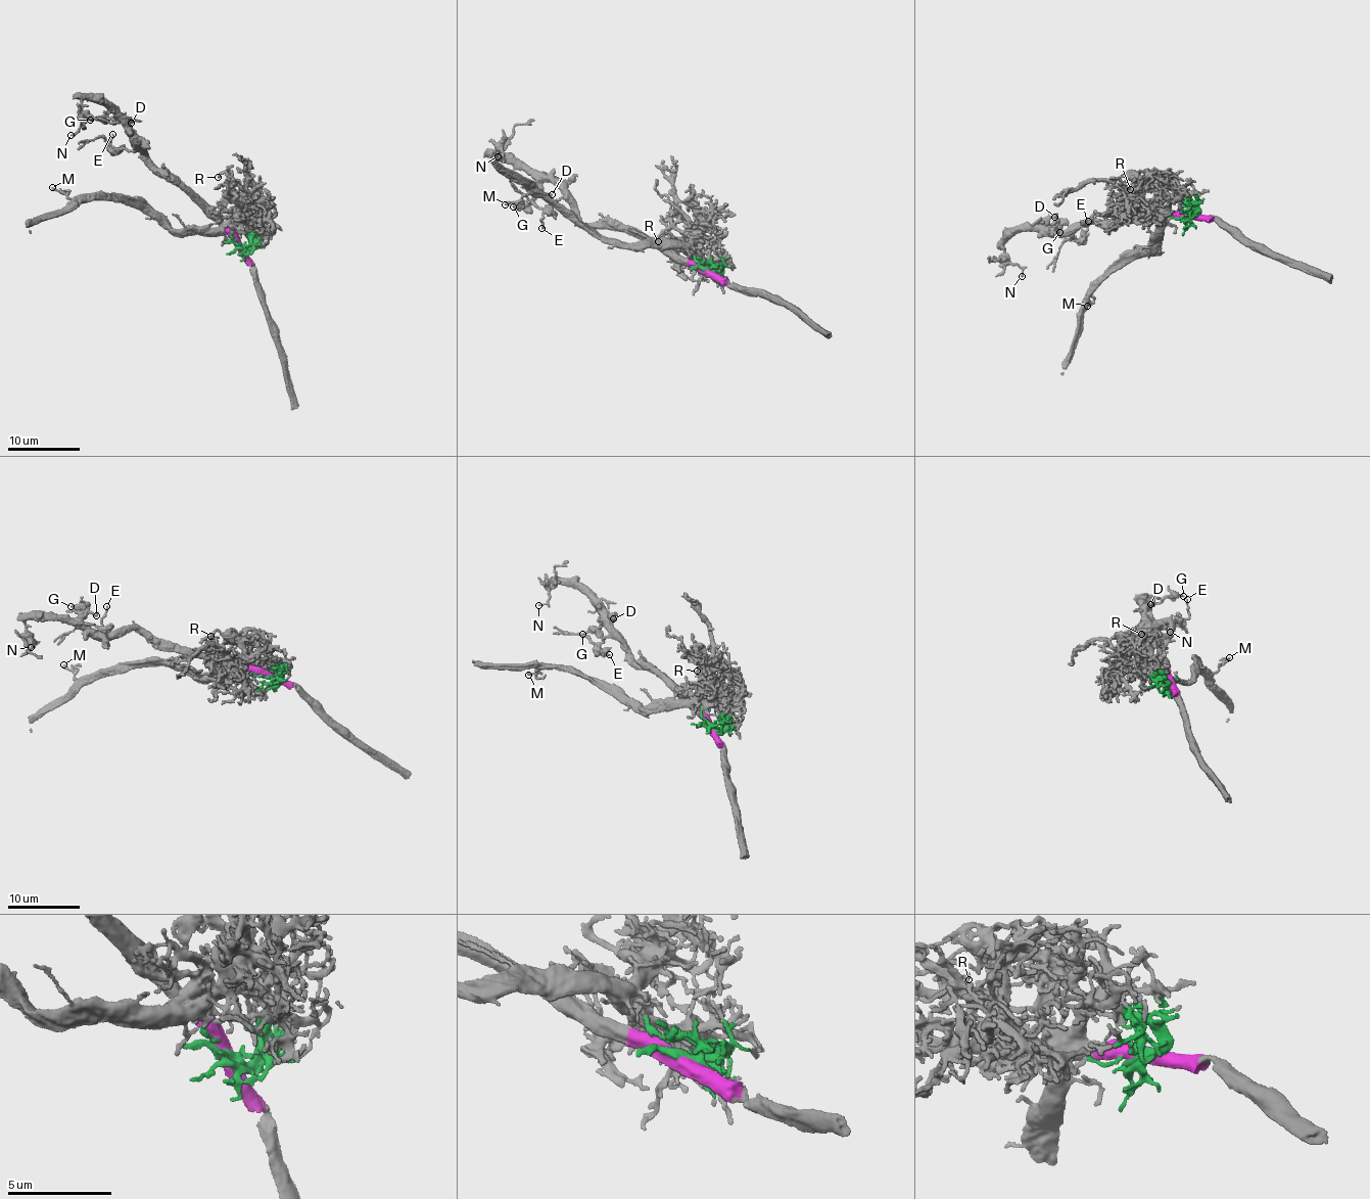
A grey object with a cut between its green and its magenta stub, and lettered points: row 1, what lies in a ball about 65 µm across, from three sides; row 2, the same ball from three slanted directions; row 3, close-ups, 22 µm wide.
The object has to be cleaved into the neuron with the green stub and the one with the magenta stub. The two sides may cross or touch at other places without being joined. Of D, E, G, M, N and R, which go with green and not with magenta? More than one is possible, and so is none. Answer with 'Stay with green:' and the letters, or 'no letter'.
Stay with green: M, R

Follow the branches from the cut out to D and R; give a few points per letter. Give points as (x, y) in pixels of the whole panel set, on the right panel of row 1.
D: (1191, 217), (1170, 215), (1139, 222), (1119, 219), (1109, 228), (1080, 223), (1055, 231), (1042, 225), (1054, 218)
R: (1191, 217), (1167, 216), (1155, 204), (1143, 203), (1122, 188), (1129, 189)

